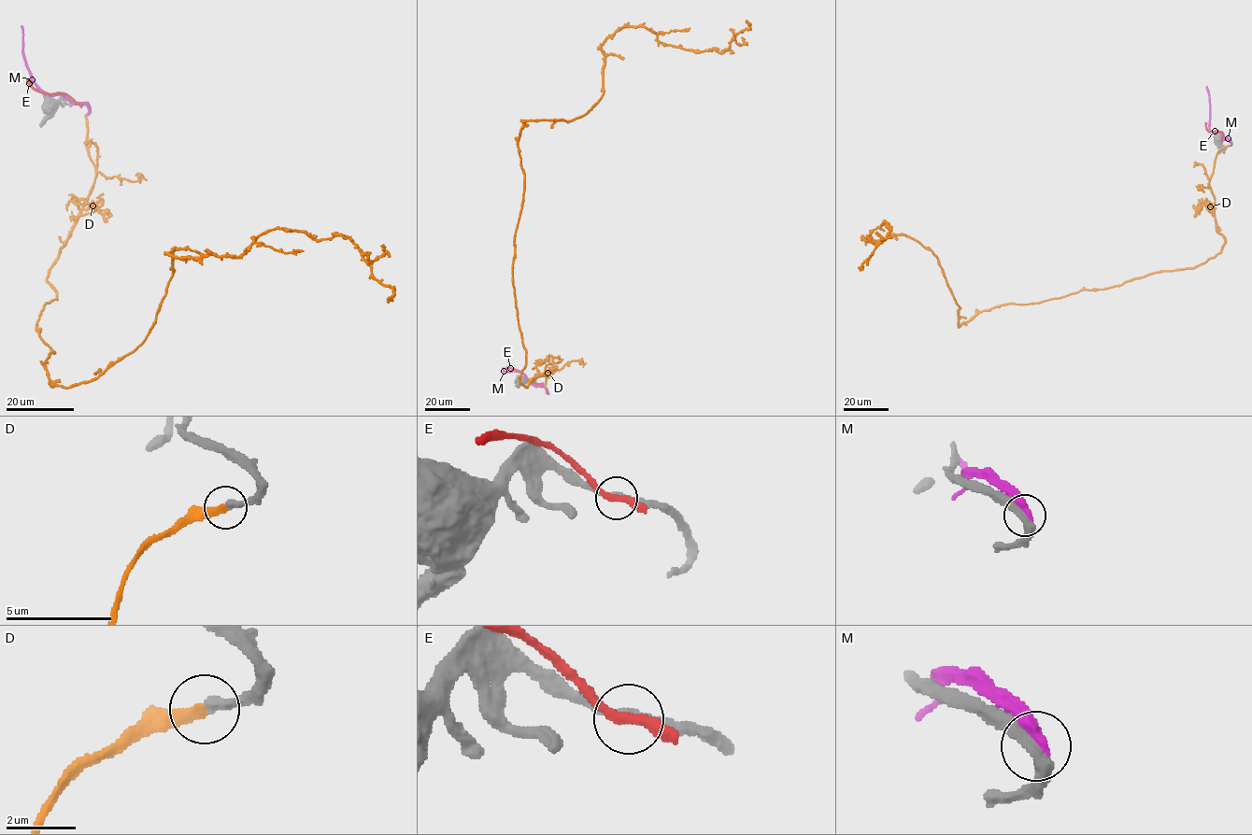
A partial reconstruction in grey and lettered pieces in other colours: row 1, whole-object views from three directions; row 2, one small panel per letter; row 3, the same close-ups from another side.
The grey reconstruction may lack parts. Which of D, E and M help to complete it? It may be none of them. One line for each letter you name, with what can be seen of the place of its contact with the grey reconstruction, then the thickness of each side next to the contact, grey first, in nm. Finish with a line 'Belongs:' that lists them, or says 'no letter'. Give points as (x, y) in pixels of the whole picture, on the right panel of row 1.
D: meets grey at (1228, 146); 300 nm thick on the grey side, 280 nm on the other
Belongs: D

